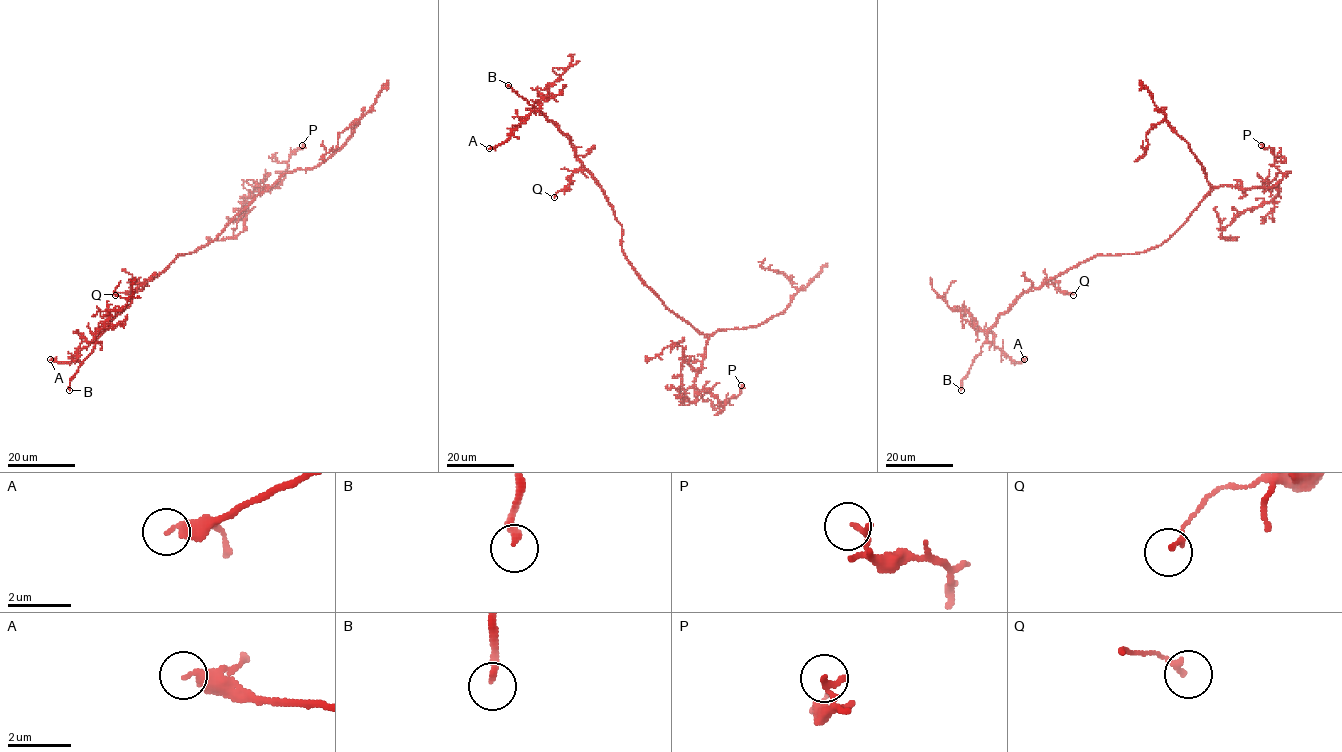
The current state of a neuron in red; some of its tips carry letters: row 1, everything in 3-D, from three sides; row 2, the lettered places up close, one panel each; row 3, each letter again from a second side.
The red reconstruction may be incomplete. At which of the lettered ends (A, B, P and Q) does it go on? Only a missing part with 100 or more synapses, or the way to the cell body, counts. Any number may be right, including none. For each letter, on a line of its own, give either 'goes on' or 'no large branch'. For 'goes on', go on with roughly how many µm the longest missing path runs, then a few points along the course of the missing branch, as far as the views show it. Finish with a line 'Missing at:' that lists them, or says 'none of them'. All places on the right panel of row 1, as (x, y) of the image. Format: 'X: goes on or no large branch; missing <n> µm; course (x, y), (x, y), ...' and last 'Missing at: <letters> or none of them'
A: no large branch
B: goes on; missing 35 µm; course (961, 390), (952, 397), (947, 386), (938, 382), (932, 397), (921, 406), (914, 399), (917, 396), (915, 395)
P: no large branch
Q: no large branch
Missing at: B

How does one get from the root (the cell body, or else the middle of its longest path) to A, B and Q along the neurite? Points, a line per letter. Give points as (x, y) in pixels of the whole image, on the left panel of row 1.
A: (197, 250), (179, 255), (158, 276), (149, 279), (142, 289), (137, 288), (132, 301), (69, 362), (50, 359)
B: (197, 250), (179, 255), (158, 276), (137, 288), (132, 301), (96, 339), (93, 351), (70, 381), (69, 390)
Q: (197, 250), (179, 255), (158, 276), (133, 284), (131, 290), (115, 295)

